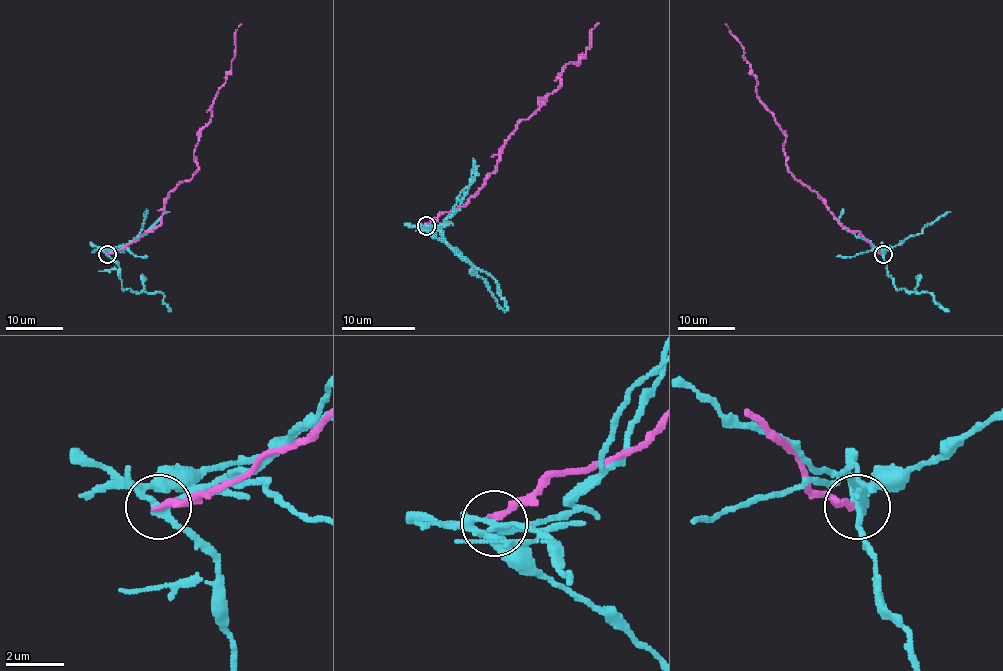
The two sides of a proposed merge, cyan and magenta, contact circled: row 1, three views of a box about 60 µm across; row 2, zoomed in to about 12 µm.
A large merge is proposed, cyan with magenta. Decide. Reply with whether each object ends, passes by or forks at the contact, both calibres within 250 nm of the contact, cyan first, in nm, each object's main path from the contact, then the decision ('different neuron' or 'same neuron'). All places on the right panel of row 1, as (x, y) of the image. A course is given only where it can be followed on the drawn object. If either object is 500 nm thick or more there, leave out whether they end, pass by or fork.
cyan forks there; magenta ends there; 220 nm thick on the cyan side, 200 nm on the other; cyan runs (882, 253), (887, 274), (898, 289), (928, 292), (949, 311); magenta runs (882, 253), (858, 232), (845, 229), (825, 201), (788, 170), (786, 134), (757, 95), (751, 64), (725, 24); different neuron

